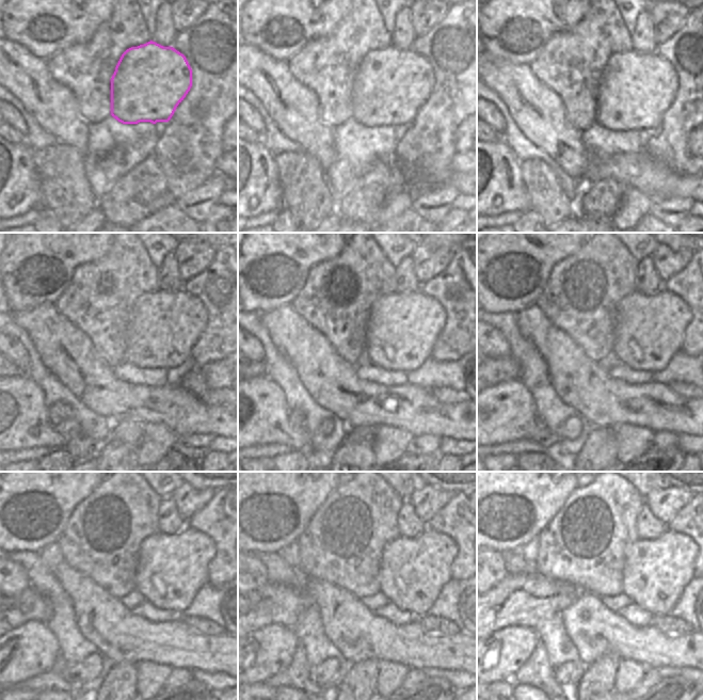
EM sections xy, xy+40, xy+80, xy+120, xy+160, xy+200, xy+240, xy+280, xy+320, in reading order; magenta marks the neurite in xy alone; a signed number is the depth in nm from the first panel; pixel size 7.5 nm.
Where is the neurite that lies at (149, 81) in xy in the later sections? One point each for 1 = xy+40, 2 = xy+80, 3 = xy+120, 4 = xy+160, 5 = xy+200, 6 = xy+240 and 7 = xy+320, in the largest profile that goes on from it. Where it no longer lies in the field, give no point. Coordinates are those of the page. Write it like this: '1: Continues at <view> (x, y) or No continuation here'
1: Continues at xy+40 (390, 85)
2: Continues at xy+80 (635, 91)
3: Continues at xy+120 (163, 327)
4: Continues at xy+160 (402, 328)
5: Continues at xy+200 (650, 329)
6: Continues at xy+240 (172, 569)
7: Continues at xy+320 (656, 572)

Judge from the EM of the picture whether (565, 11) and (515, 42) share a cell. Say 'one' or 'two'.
one

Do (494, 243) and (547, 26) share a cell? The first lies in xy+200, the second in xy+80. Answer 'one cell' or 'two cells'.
one cell

